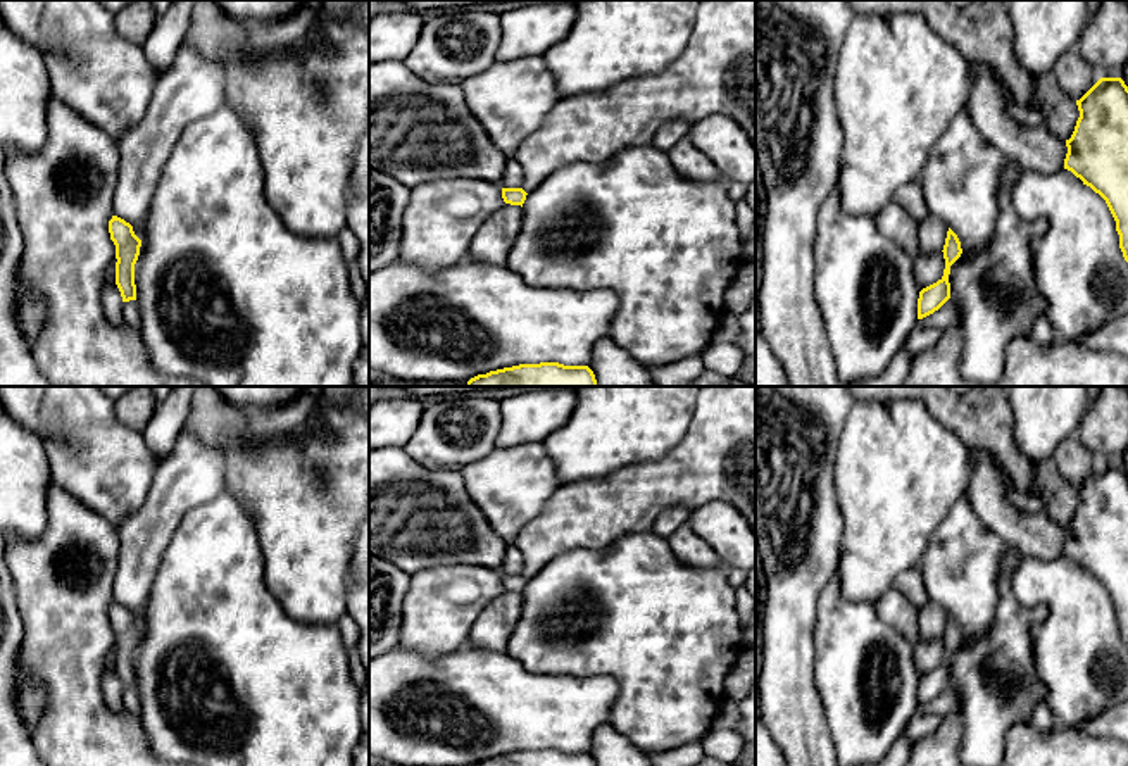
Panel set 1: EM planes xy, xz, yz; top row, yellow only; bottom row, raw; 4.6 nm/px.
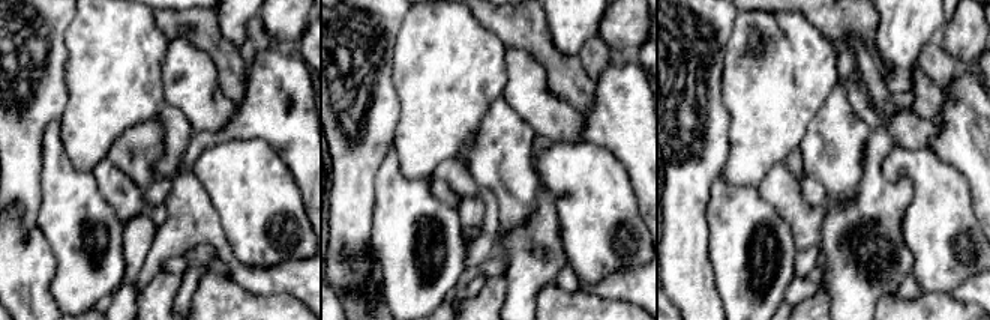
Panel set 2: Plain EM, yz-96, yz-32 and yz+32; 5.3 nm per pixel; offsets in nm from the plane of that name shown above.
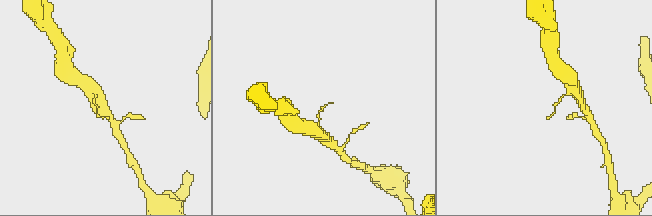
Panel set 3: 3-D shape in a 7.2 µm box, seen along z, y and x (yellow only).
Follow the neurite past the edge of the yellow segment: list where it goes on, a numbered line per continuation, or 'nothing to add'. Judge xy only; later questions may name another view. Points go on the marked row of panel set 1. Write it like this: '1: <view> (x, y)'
nothing to add

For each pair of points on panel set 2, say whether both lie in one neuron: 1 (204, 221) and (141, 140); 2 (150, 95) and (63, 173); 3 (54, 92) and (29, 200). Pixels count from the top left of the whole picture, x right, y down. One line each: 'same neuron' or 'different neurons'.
1: different neurons
2: different neurons
3: same neuron

